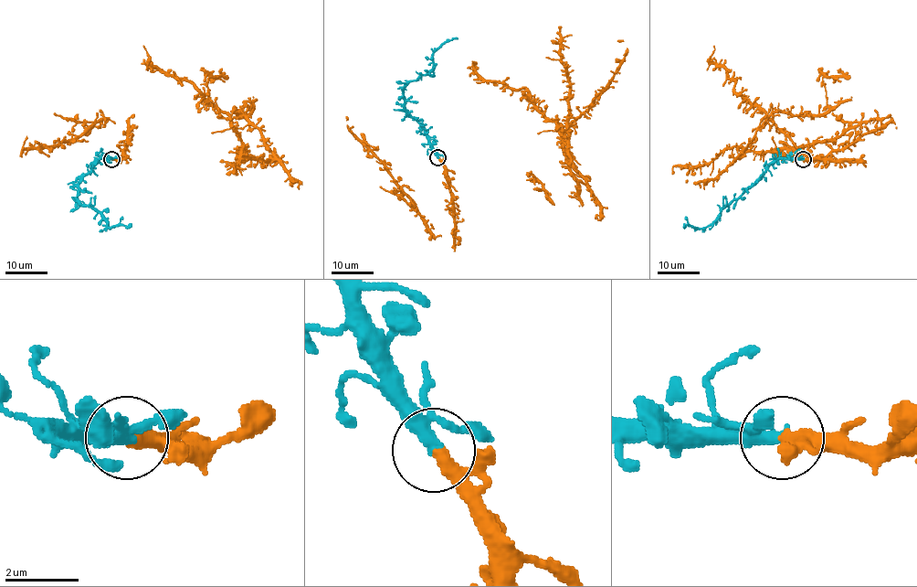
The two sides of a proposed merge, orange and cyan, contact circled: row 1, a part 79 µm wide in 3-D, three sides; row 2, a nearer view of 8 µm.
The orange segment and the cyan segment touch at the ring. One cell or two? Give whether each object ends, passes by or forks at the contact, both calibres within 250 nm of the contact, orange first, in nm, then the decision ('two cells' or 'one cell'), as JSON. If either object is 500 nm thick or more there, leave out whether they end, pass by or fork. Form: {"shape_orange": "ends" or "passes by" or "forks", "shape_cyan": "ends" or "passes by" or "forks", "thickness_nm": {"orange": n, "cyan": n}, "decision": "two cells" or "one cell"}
{"shape_orange": "ends", "shape_cyan": "passes by", "thickness_nm": {"orange": 400, "cyan": 280}, "decision": "one cell"}

